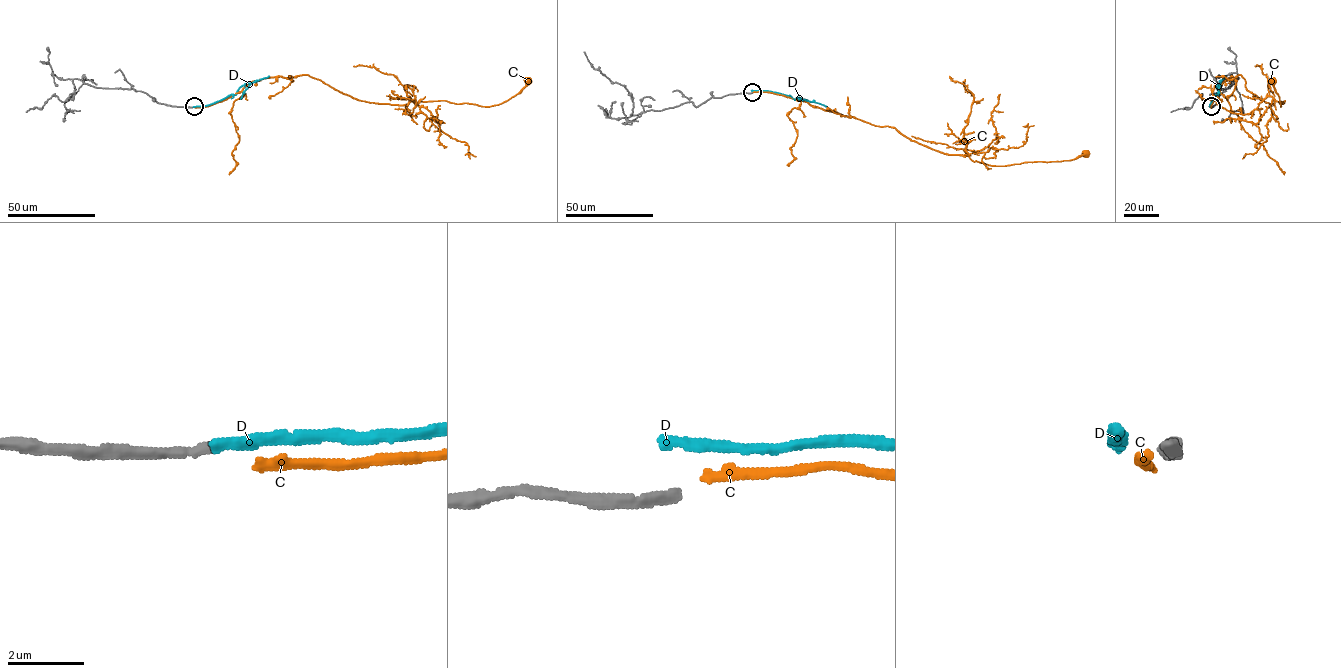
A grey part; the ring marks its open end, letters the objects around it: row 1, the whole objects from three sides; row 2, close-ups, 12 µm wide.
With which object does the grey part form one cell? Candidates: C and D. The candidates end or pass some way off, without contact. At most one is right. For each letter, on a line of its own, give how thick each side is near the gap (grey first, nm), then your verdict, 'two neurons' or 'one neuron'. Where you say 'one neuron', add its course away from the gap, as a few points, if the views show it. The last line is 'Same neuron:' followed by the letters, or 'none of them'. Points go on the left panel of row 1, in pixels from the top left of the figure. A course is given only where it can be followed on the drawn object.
C: 280/280 nm | two neurons
D: 280/380 nm | two neurons
Same neuron: none of them

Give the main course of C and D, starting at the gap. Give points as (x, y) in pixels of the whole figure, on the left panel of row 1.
C: (195, 107), (226, 100), (266, 77), (307, 75), (368, 102), (491, 106), (514, 96), (528, 80)
D: (194, 107), (235, 94), (246, 83), (269, 76)

